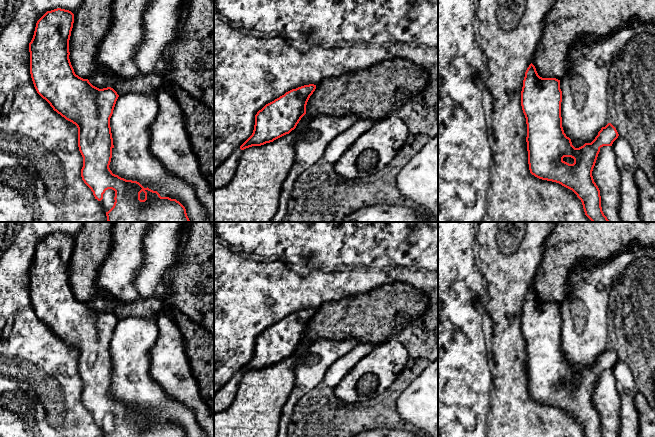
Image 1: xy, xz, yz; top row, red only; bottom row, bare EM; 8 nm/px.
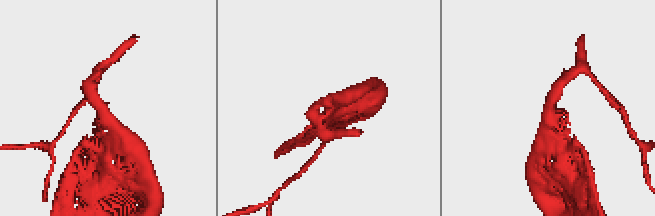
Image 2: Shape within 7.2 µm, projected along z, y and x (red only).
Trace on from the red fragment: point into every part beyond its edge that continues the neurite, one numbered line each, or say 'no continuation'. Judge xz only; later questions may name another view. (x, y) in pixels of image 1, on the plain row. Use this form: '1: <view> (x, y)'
no continuation

